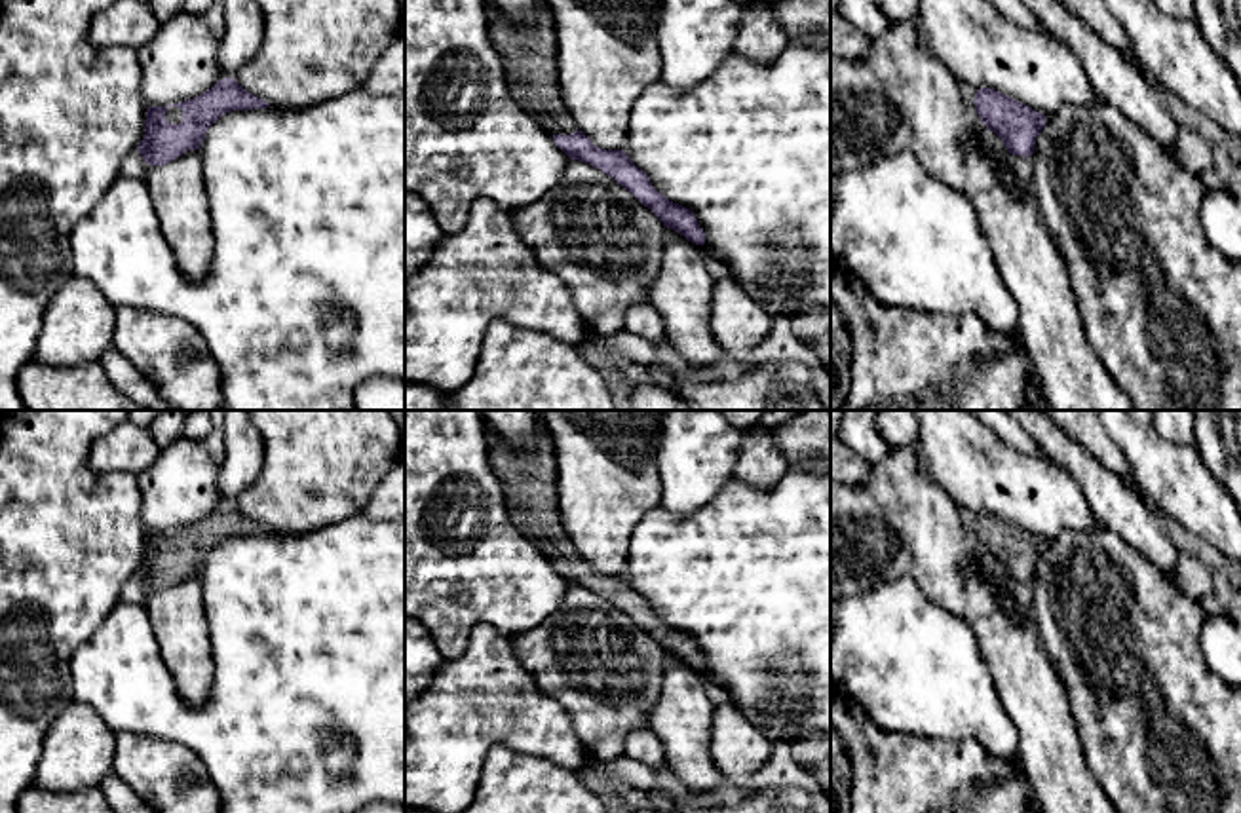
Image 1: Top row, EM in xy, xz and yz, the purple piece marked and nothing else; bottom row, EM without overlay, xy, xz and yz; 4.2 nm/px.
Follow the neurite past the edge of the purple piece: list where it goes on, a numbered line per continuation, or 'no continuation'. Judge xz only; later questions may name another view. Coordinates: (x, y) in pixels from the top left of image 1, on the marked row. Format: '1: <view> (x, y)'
1: xz (529, 56)

